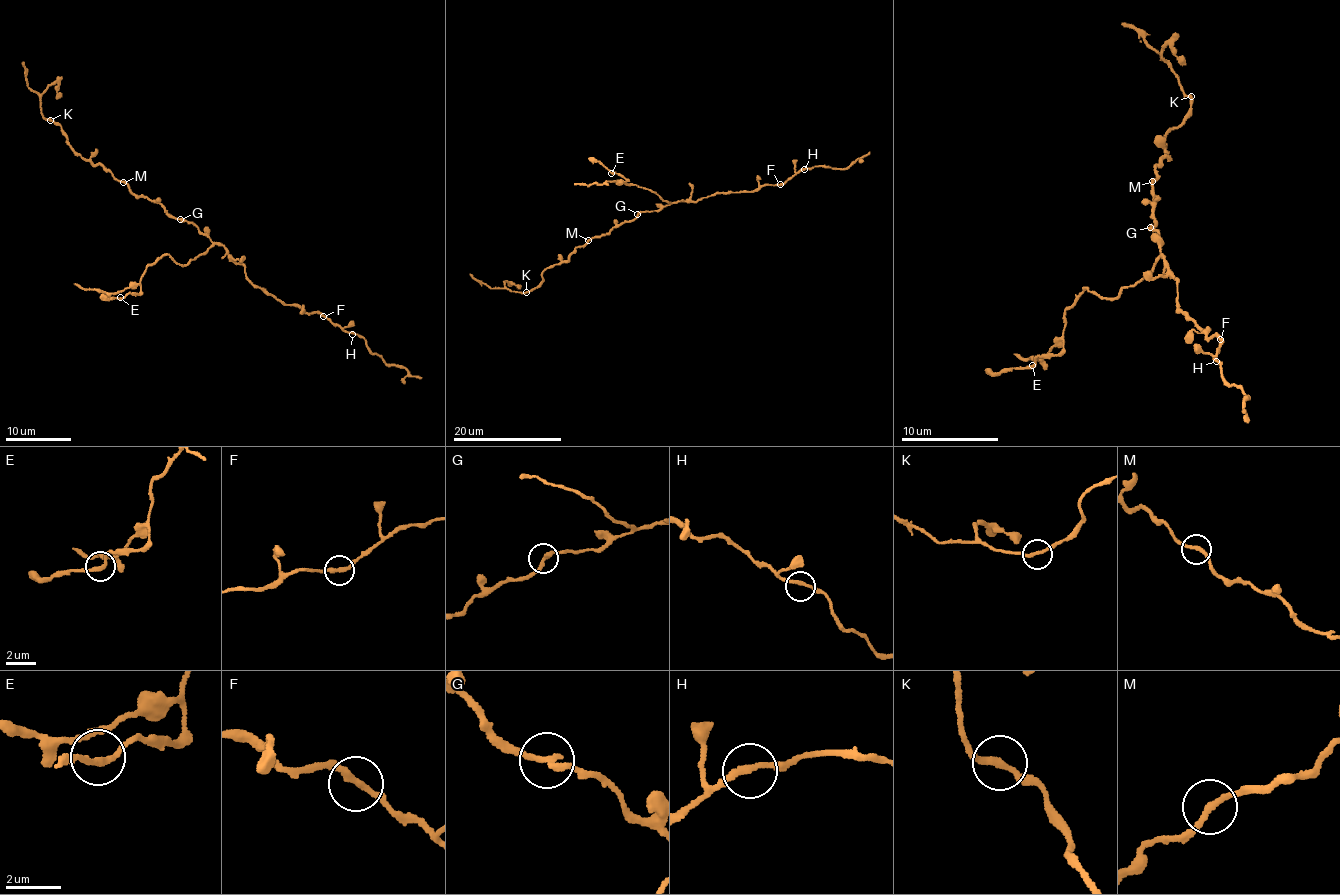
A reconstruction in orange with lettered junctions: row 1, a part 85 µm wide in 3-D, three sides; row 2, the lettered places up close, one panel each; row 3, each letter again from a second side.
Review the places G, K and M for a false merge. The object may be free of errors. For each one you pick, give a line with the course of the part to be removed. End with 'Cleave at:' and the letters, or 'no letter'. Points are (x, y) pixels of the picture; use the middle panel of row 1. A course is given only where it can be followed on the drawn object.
Cleave at: no letter

